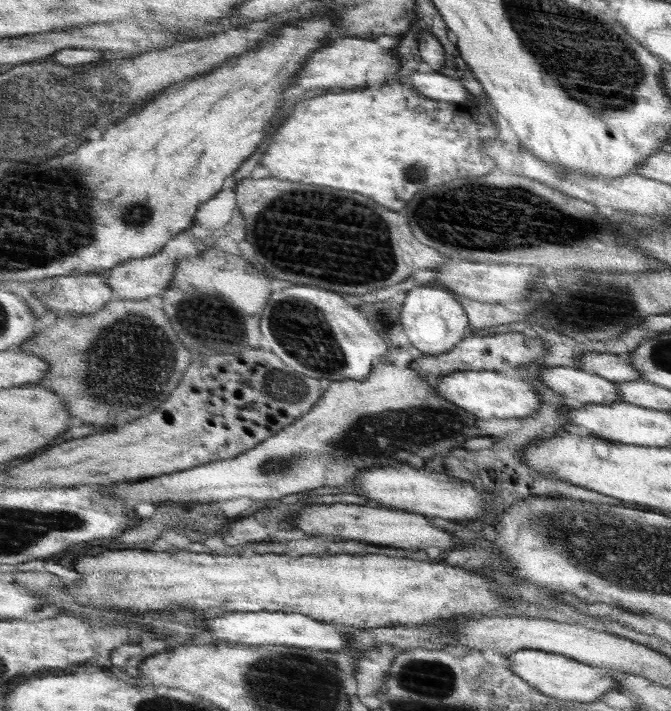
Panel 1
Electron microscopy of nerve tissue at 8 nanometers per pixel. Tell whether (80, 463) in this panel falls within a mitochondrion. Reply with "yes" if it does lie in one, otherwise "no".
no

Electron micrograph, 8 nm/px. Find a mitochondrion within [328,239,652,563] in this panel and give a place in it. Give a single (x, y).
(621, 307)

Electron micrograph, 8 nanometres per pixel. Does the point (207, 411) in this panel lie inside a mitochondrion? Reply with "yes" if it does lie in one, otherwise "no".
no

